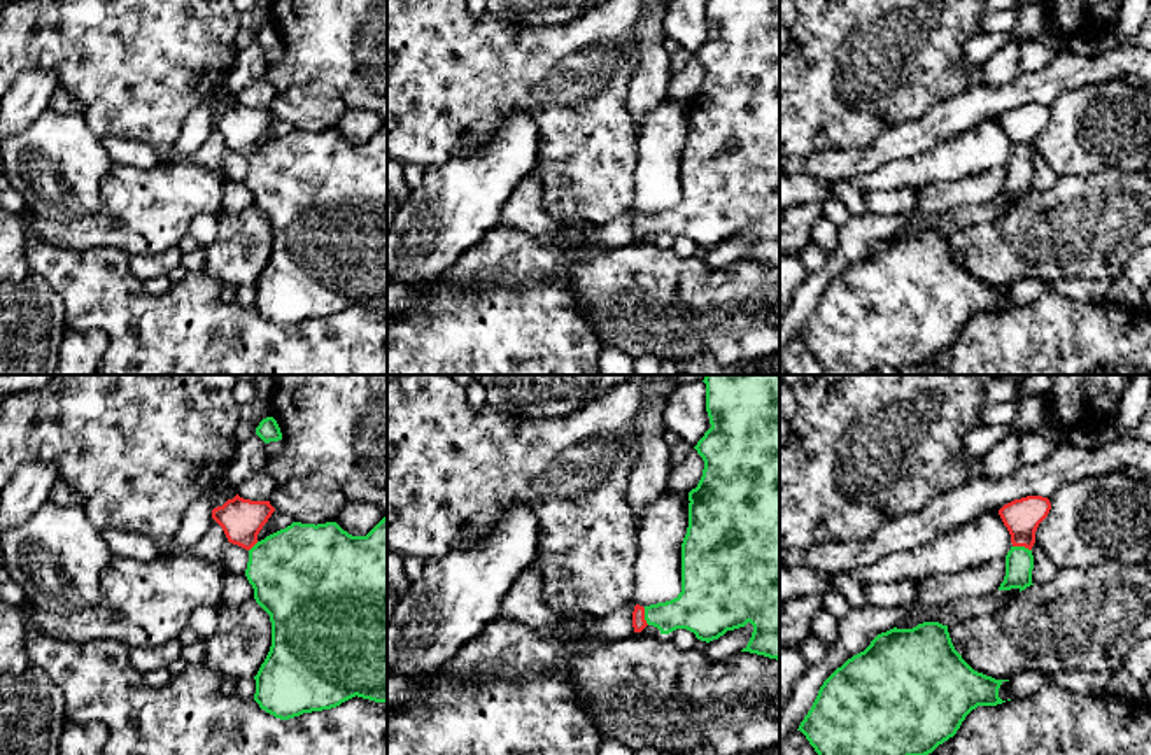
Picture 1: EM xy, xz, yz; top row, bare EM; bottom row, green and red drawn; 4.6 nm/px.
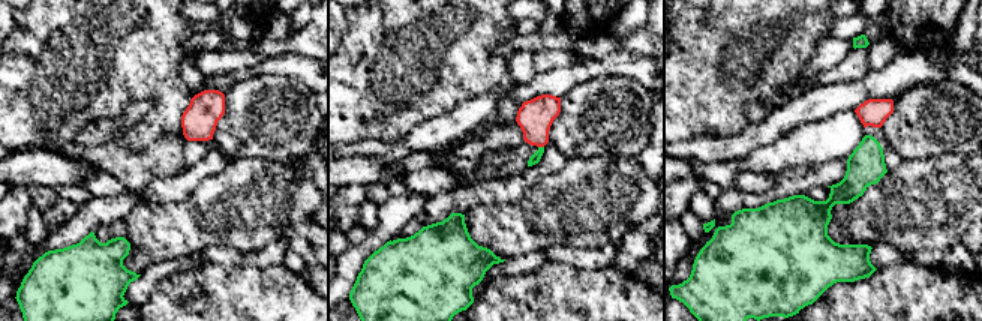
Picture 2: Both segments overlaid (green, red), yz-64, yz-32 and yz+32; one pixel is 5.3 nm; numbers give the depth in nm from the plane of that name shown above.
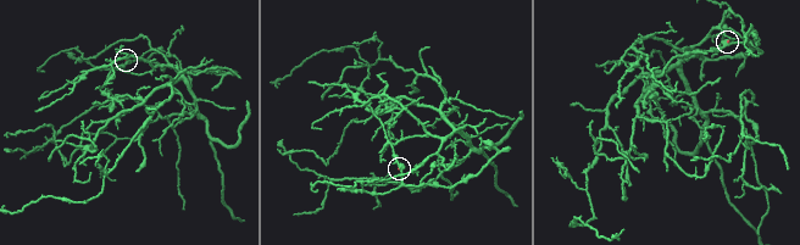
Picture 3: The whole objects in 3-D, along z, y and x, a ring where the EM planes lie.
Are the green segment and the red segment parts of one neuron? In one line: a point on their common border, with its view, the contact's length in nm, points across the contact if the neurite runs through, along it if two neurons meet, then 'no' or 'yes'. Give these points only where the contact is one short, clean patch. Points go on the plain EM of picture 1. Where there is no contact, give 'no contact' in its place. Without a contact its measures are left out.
meets green in yz at (1022, 155); contact 90 nm long; runs through yz (1018, 169), (1022, 155), (1022, 125); yes

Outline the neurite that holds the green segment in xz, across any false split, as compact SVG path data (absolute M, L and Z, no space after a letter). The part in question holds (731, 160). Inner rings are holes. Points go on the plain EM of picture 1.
M706 0L706 19L711 35L694 54L704 68L703 84L696 96L688 100L688 135L681 151L681 200L666 210L650 214L634 214L632 235L641 240L646 233L653 233L660 242L669 242L676 236L687 236L701 249L713 249L727 238L753 233L752 245L741 259L750 259L780 268L780 0Z

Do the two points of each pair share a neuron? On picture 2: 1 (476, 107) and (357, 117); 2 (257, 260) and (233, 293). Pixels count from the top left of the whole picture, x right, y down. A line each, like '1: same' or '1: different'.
1: different
2: different

